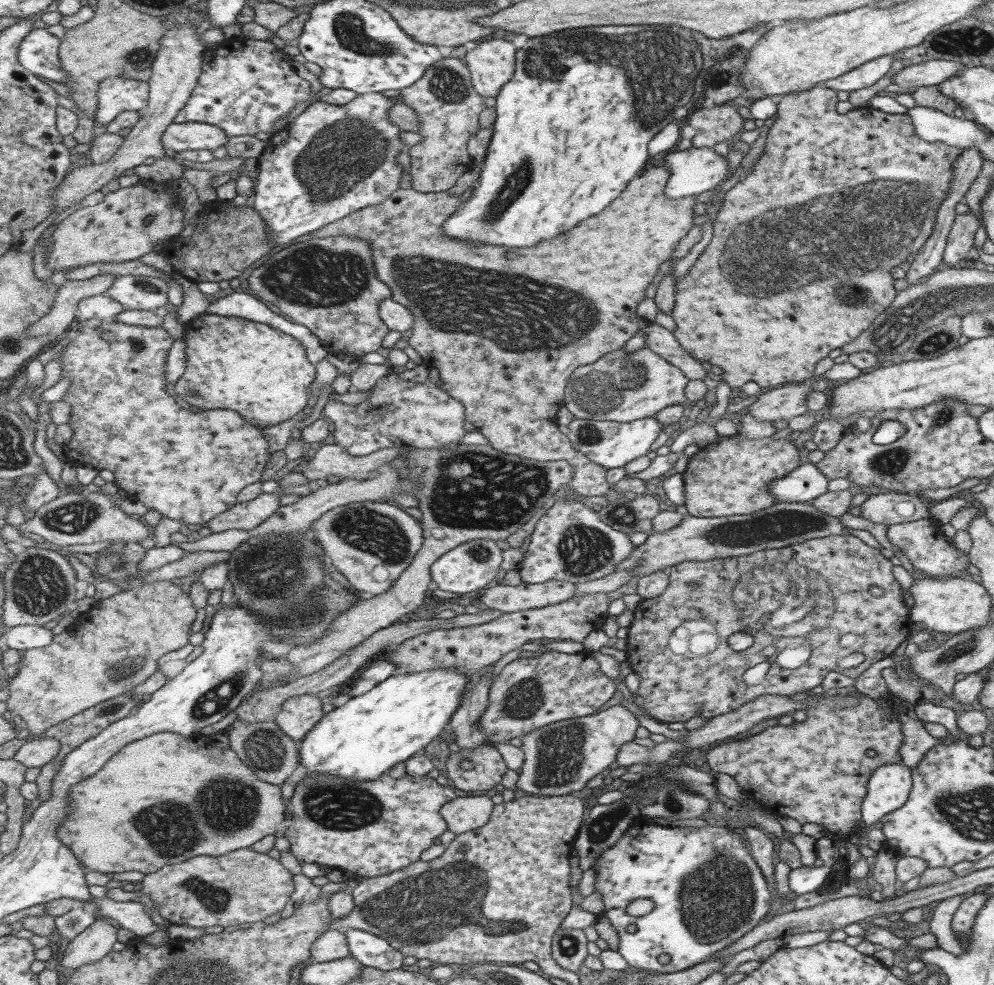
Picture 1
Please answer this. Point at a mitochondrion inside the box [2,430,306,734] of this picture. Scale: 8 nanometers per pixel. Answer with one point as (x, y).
(39, 587)

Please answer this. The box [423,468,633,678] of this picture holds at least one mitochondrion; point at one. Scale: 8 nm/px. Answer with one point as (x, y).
(583, 550)

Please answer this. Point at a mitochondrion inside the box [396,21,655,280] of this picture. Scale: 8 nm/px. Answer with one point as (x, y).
(521, 177)

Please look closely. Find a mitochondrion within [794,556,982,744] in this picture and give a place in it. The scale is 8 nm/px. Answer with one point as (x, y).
(961, 648)

